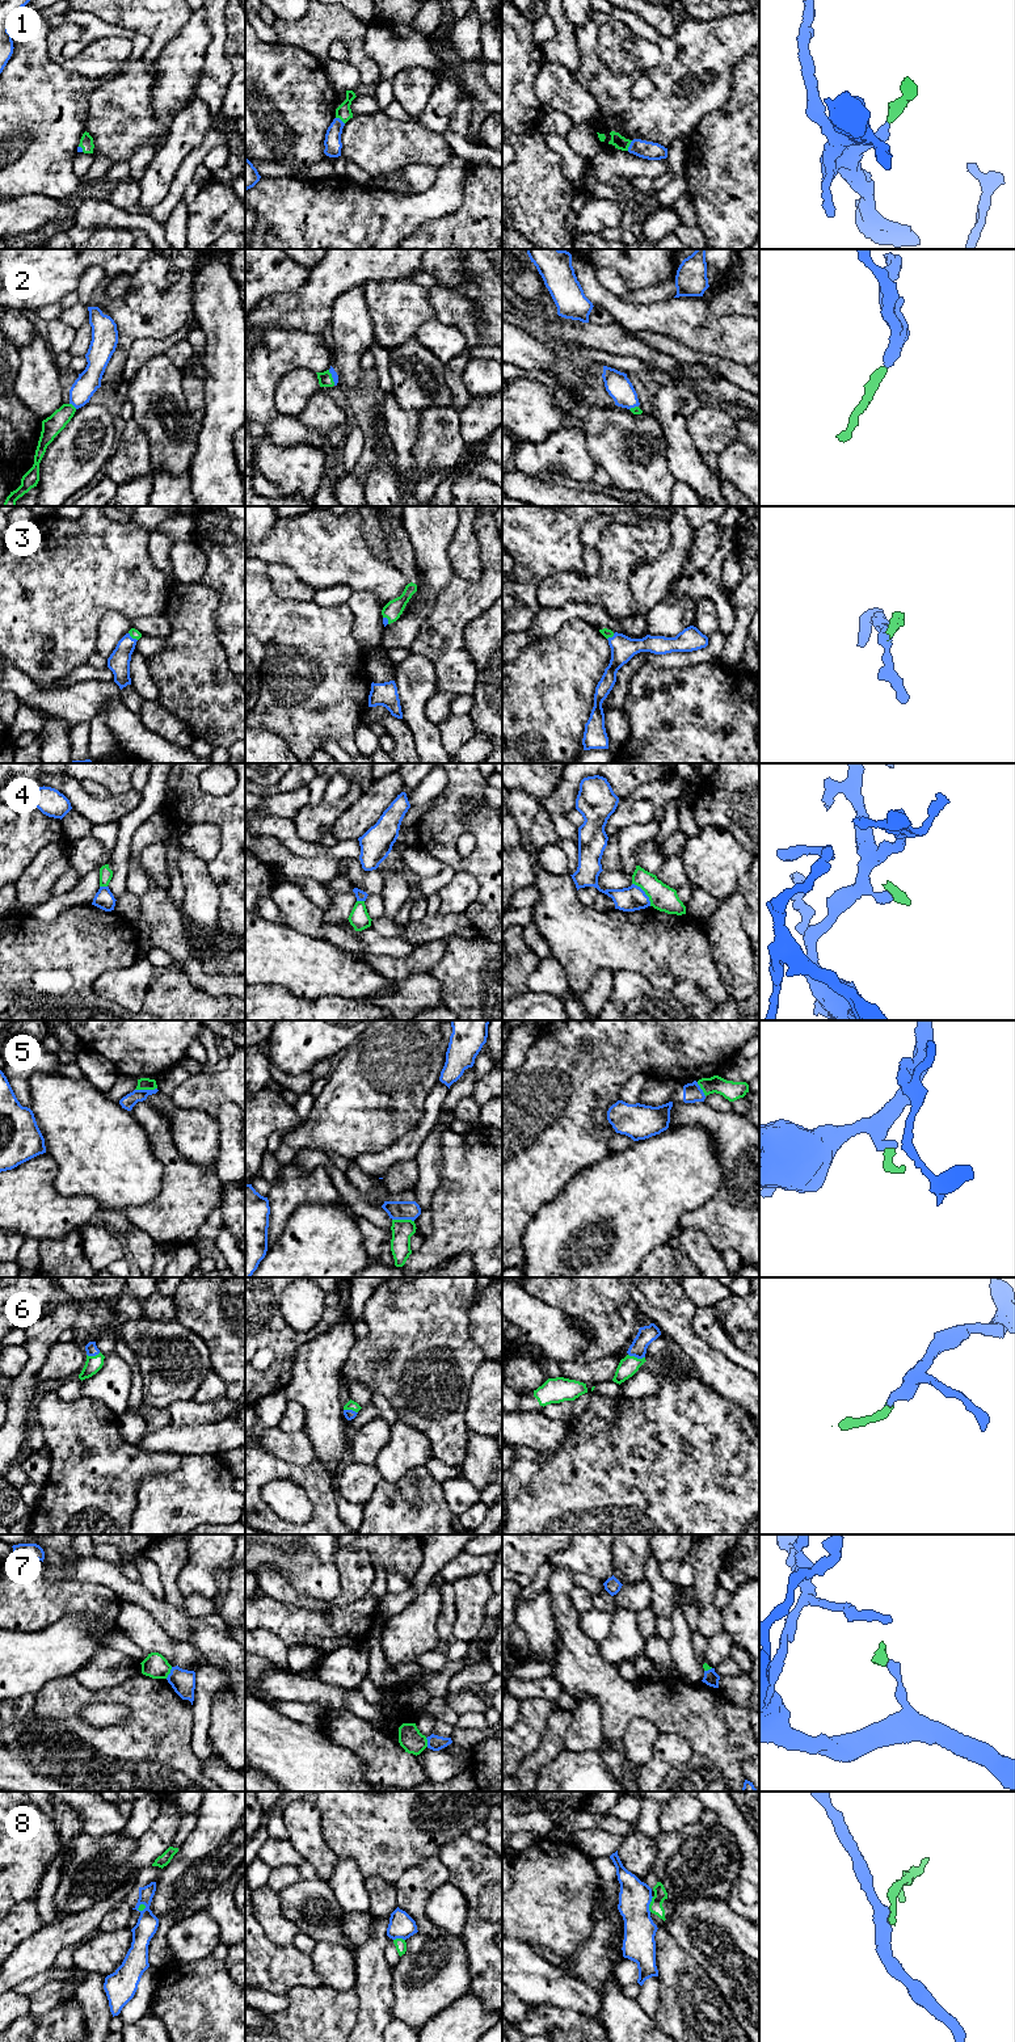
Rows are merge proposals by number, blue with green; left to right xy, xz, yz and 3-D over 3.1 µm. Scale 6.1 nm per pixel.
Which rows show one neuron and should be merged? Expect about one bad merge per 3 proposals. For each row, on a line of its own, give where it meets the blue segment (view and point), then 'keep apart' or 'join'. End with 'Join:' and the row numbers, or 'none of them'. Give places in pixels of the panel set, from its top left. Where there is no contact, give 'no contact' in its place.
1: contact yz (630, 146); join
2: contact xy (74, 405); join
3: contact xy (131, 638); join
4: contact yz (644, 893); keep apart
5: contact xy (146, 1090); keep apart
6: contact yz (636, 1356); join
7: contact xy (171, 1672); keep apart
8: contact yz (649, 1903); keep apart
Join: 1, 2, 3, 6

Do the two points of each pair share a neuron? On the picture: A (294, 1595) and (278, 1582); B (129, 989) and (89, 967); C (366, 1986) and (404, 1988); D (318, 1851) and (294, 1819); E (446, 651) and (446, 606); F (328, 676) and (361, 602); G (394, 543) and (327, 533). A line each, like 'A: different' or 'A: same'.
A: same
B: different
C: different
D: same
E: same
F: different
G: different

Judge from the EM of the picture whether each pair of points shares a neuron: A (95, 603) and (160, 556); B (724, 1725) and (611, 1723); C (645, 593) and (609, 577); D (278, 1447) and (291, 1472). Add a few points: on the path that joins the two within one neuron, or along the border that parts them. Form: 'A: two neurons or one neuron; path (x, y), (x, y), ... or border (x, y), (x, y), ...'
A: two neurons; border (148, 531), (148, 555), (165, 575), (168, 585)
B: one neuron; path (696, 1712), (687, 1709), (639, 1709)
C: two neurons; border (630, 575), (636, 610), (624, 617)
D: two neurons; border (261, 1445), (297, 1465), (316, 1460)

